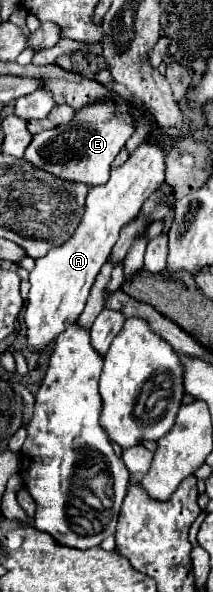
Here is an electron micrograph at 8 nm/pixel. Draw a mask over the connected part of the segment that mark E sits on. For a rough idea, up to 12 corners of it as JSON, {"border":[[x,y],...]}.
{"border":[[96,102],[36,134],[26,160],[100,186],[132,136],[124,106]]}

